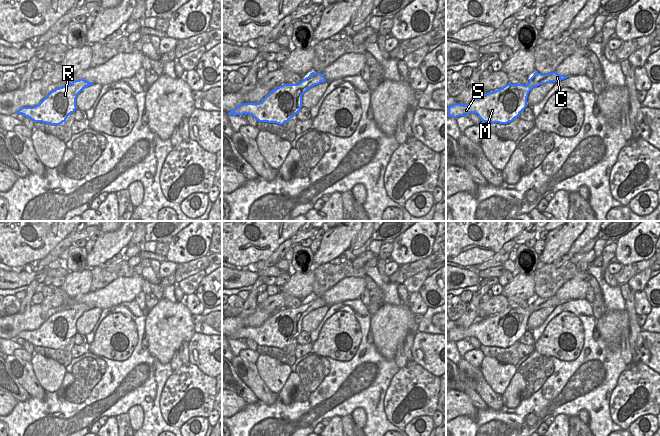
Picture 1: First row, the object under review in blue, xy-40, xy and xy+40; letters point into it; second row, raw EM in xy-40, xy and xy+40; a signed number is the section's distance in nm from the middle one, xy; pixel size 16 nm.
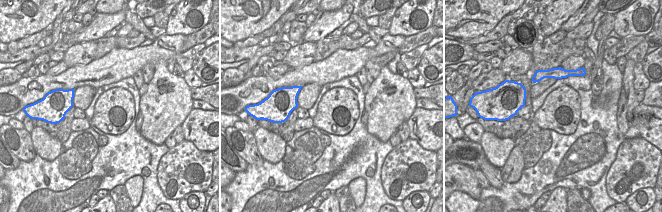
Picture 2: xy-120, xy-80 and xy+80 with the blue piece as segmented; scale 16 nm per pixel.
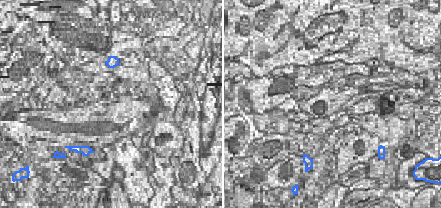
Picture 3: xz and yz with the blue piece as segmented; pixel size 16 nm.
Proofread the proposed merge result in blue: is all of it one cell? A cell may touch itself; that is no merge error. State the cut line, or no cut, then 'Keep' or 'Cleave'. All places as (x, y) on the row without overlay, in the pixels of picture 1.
No split. Keep

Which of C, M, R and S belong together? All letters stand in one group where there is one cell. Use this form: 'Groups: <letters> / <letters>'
Groups: C M R S

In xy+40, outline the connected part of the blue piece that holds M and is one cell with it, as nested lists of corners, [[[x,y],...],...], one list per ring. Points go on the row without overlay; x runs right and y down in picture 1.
[[[556,295],[548,298],[535,296],[527,309],[508,307],[496,315],[472,323],[469,328],[455,327],[447,332],[448,339],[457,342],[475,337],[483,346],[508,348],[527,331],[528,318],[534,311],[568,301],[559,299]]]

